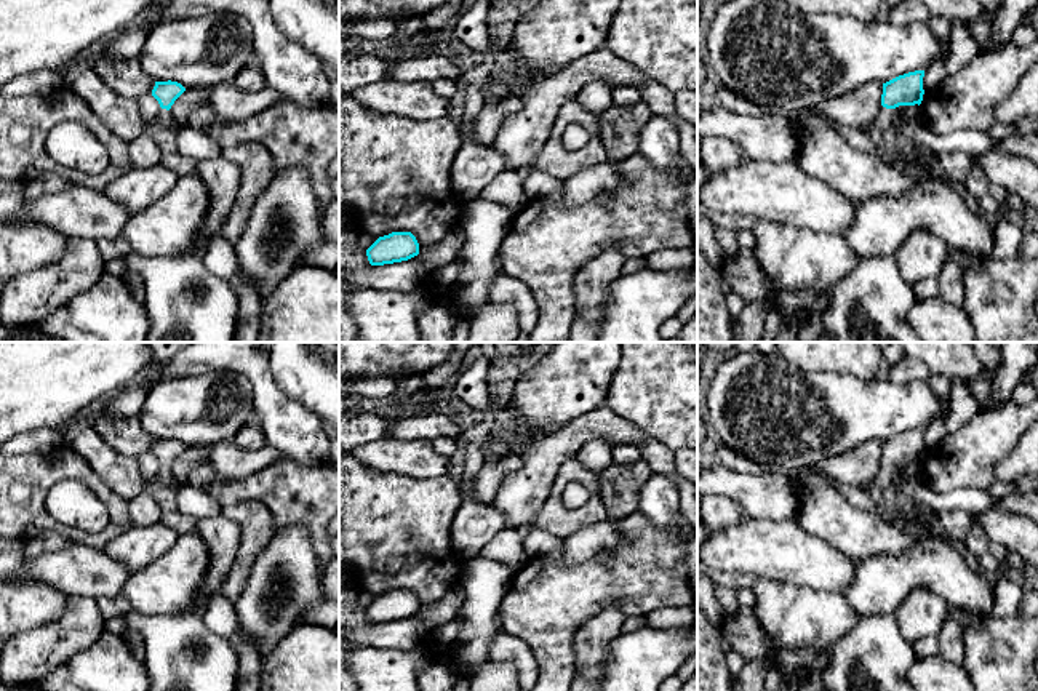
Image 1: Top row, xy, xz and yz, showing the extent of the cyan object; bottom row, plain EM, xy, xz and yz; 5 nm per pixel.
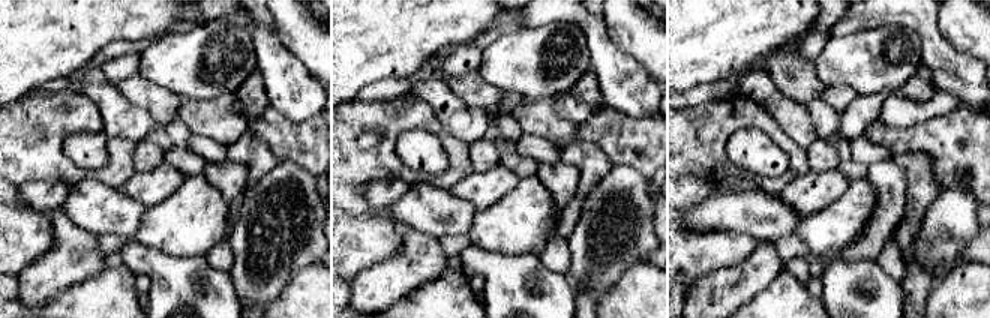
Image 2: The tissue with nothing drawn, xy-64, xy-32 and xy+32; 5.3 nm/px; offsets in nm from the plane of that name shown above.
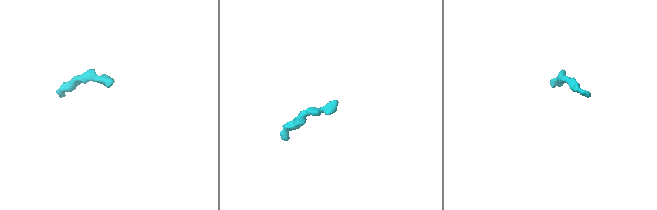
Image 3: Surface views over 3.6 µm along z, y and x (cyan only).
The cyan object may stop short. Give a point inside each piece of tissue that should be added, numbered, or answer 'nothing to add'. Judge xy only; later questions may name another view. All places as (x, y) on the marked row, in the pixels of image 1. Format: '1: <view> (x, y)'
1: xy (165, 119)

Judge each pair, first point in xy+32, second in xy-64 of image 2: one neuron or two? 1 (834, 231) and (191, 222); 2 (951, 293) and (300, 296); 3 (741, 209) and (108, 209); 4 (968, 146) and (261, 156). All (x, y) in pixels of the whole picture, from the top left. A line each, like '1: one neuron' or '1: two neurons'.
1: one neuron
2: one neuron
3: one neuron
4: two neurons

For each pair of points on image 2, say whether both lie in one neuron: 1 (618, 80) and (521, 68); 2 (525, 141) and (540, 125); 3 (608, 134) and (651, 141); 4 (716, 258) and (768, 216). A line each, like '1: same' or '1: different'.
1: different
2: different
3: same
4: different

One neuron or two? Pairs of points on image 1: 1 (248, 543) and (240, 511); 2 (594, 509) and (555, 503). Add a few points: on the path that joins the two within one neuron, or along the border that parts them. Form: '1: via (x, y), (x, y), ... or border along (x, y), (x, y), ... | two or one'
1: via (248, 535), (248, 519) | one
2: via (584, 514), (565, 512) | one

